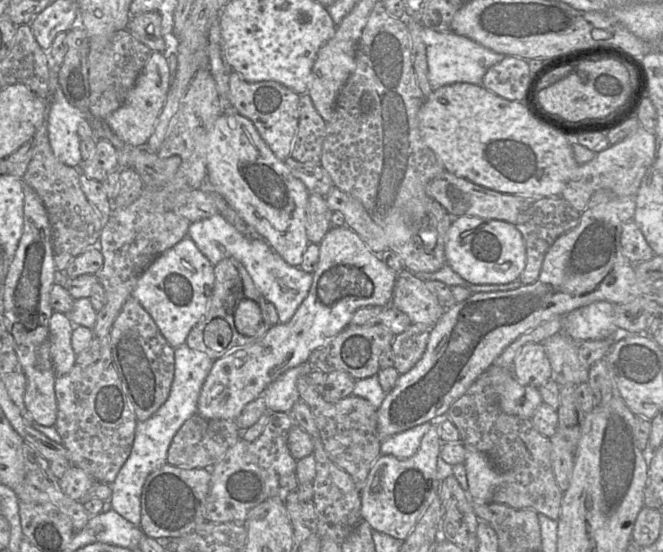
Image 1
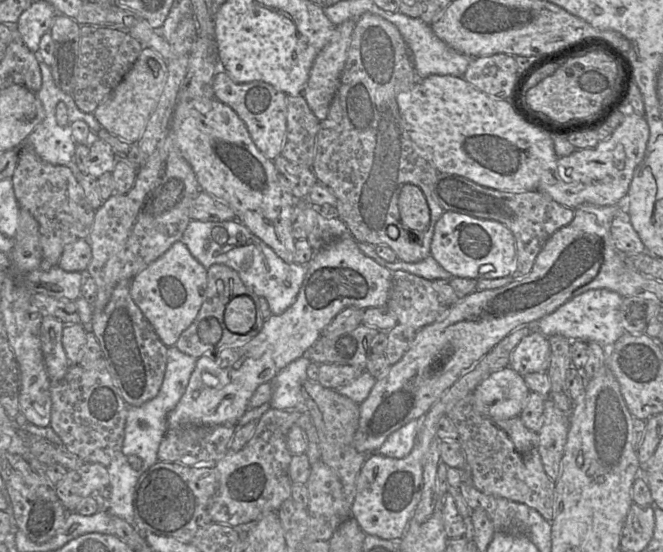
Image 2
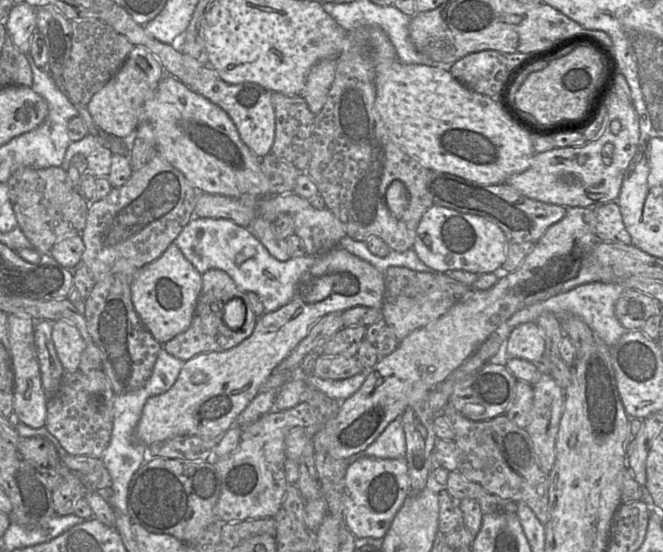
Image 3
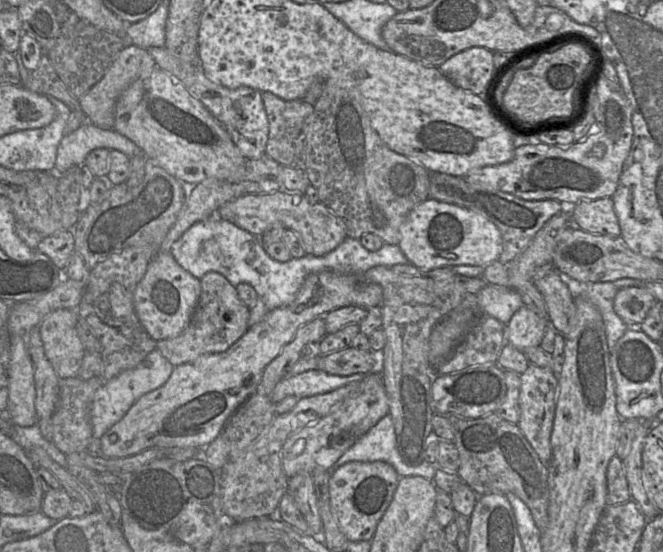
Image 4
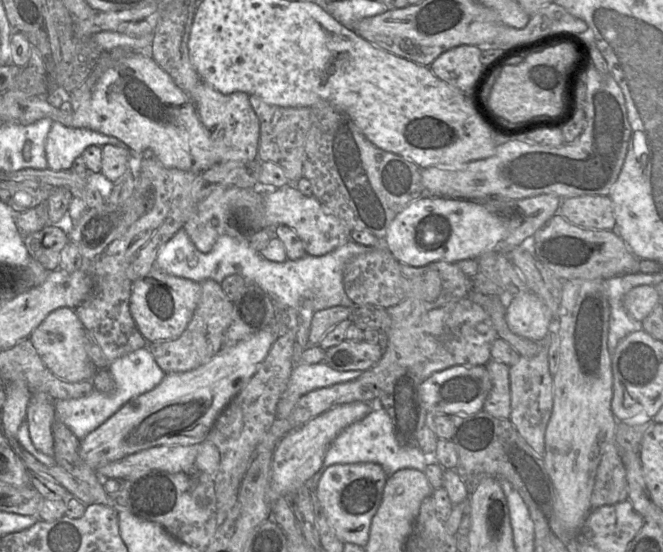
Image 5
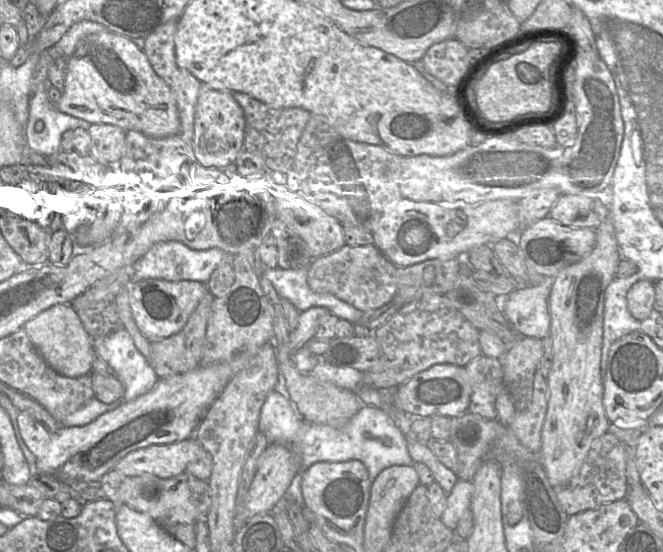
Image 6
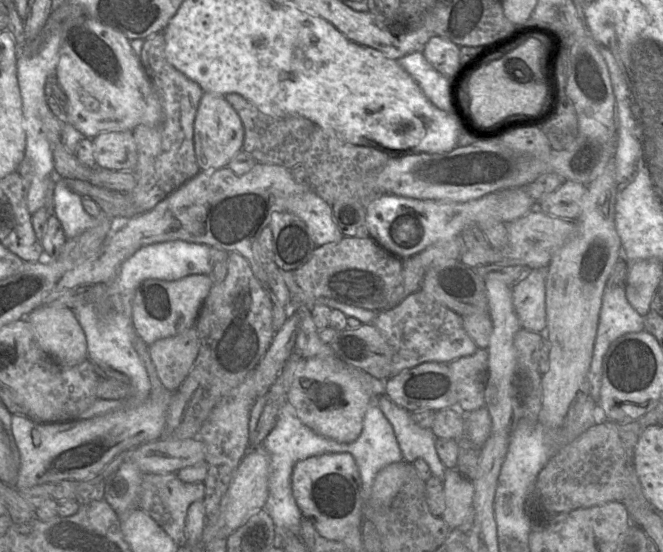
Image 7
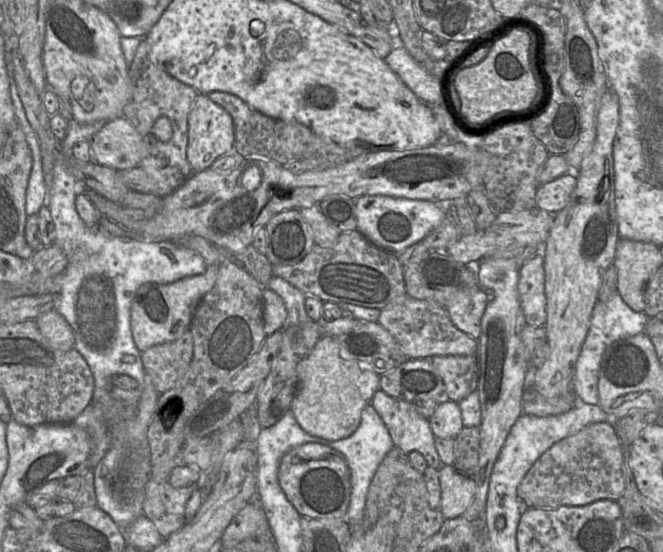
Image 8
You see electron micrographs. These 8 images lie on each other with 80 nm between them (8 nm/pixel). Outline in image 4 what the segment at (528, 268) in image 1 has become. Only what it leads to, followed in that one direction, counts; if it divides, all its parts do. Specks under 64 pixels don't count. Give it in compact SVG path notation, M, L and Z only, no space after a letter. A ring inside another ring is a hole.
M430 172L429 195L433 199L479 212L492 221L502 235L502 250L498 258L502 264L513 261L529 245L538 231L563 210L563 204L557 200L524 200L489 185L475 185L466 181L465 177L442 172Z

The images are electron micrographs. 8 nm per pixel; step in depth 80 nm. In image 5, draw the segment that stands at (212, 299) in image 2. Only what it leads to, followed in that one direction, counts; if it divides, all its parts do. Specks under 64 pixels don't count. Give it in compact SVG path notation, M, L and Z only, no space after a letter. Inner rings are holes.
M212 279L201 282L201 295L191 320L182 334L171 340L149 344L156 363L165 374L186 372L208 362L222 348L225 333L232 322L233 302Z

